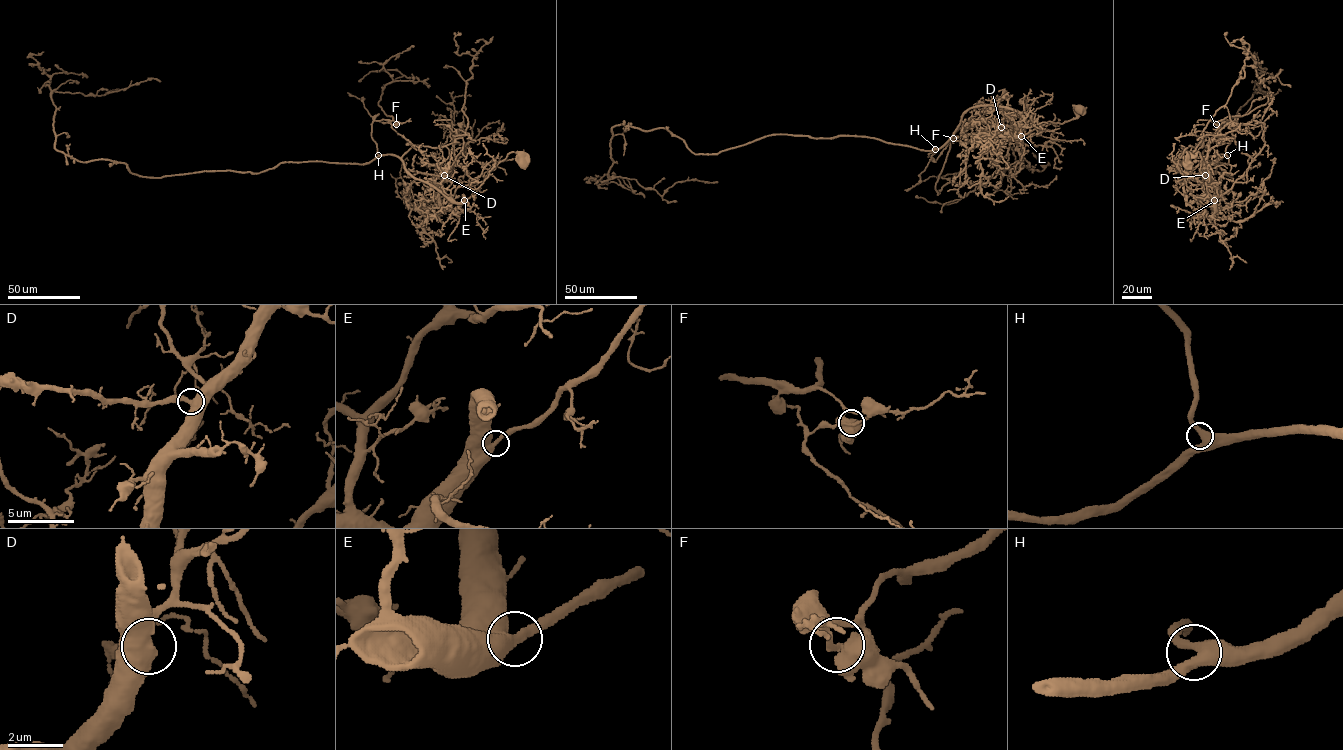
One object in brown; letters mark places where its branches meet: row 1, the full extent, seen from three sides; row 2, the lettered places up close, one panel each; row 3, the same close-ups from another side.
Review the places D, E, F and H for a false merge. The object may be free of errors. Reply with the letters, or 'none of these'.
none of these

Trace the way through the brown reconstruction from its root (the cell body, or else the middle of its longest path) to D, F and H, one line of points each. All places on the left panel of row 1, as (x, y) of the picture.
D: (523, 164), (518, 154), (510, 152), (454, 209), (439, 202), (444, 175)
F: (523, 164), (510, 152), (470, 197), (446, 209), (438, 162), (397, 133), (396, 124)
H: (523, 164), (518, 154), (510, 152), (470, 197), (455, 202), (413, 178), (397, 156), (378, 155)

